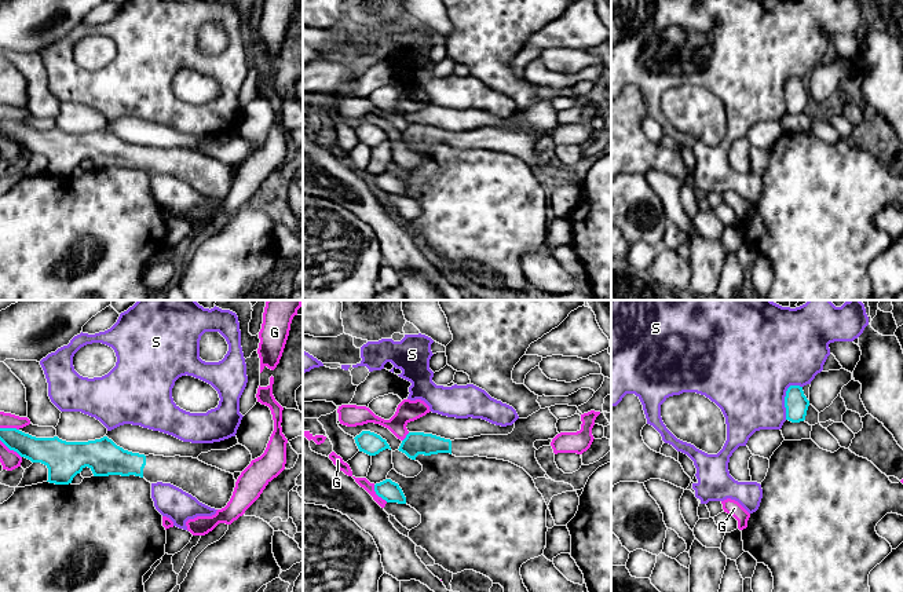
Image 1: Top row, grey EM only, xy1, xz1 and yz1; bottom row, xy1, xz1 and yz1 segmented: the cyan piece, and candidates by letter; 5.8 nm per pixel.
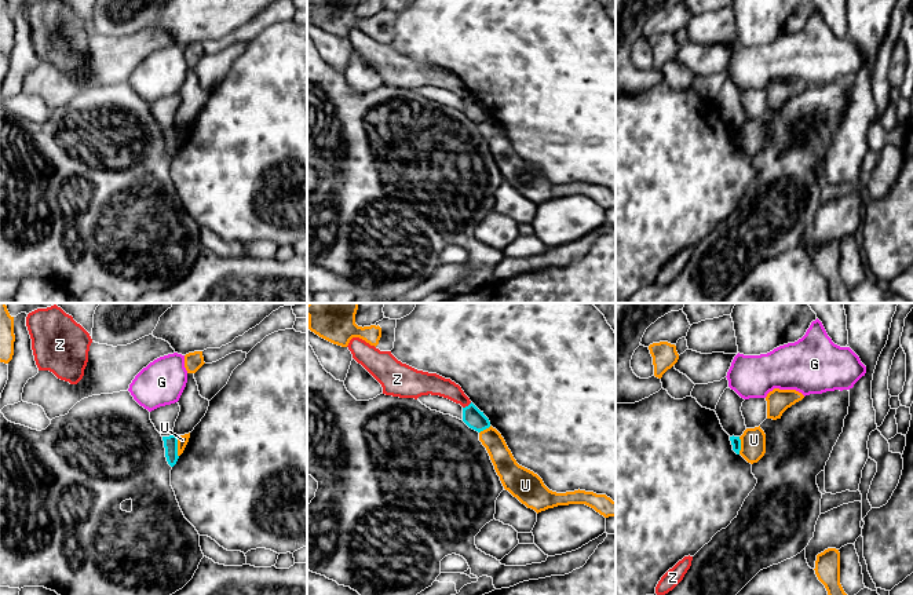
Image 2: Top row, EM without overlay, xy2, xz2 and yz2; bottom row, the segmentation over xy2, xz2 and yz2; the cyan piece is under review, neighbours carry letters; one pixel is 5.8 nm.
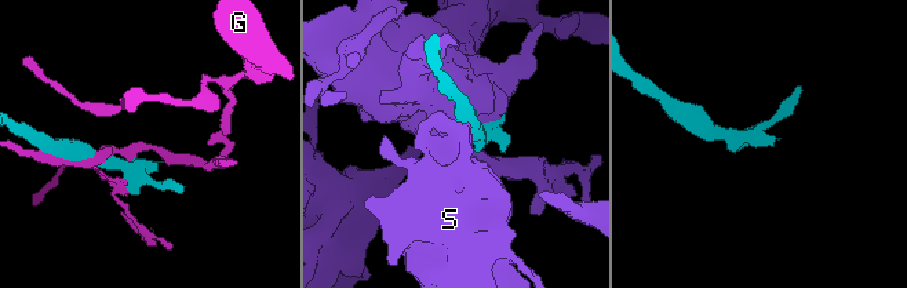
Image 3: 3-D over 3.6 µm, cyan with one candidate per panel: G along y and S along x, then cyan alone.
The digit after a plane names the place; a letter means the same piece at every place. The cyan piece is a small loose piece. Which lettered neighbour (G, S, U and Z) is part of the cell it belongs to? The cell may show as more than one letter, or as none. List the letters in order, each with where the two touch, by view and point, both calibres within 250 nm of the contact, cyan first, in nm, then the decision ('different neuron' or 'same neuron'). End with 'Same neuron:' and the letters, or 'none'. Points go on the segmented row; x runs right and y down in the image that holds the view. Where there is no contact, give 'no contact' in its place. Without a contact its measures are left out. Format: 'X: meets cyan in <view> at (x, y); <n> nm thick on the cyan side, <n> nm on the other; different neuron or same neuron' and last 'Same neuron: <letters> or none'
G: meets cyan in xz1 at (377, 494); 120 nm thick on the cyan side, 60 nm on the other; different neuron
S: meets cyan in yz1 at (785, 398); 140 nm thick on the cyan side, 480 nm on the other; different neuron
U: meets cyan in xy2 at (176, 446); 80 nm thick on the cyan side, 60 nm on the other; different neuron
Z: meets cyan in xz2 at (468, 405); 120 nm thick on the cyan side, 120 nm on the other; different neuron
Same neuron: none

